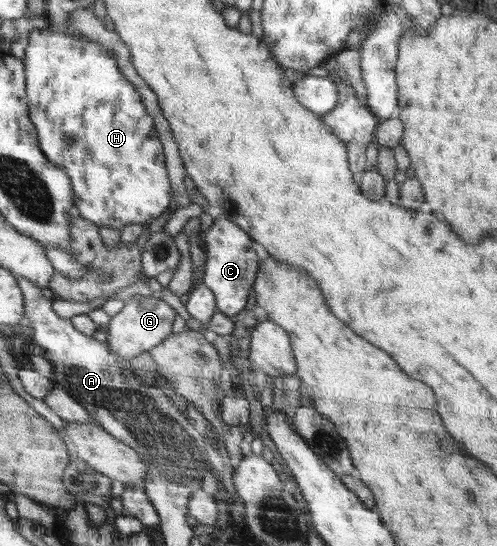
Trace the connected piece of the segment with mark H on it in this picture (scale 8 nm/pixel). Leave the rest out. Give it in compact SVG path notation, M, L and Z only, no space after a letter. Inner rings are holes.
M47 29L33 30L27 36L27 39L28 43L24 57L21 59L24 64L29 116L38 132L38 143L43 154L51 162L55 162L70 173L71 182L74 184L75 189L75 206L79 209L80 216L99 227L105 226L121 230L130 224L149 224L159 214L165 214L163 210L169 210L167 206L169 206L169 200L171 200L171 194L169 194L171 190L169 190L168 170L165 168L164 148L159 140L153 117L147 114L143 105L142 96L134 88L130 80L127 80L125 74L119 70L112 50L103 48L100 44L80 36L74 36L71 33L59 34L59 32L50 32Z

